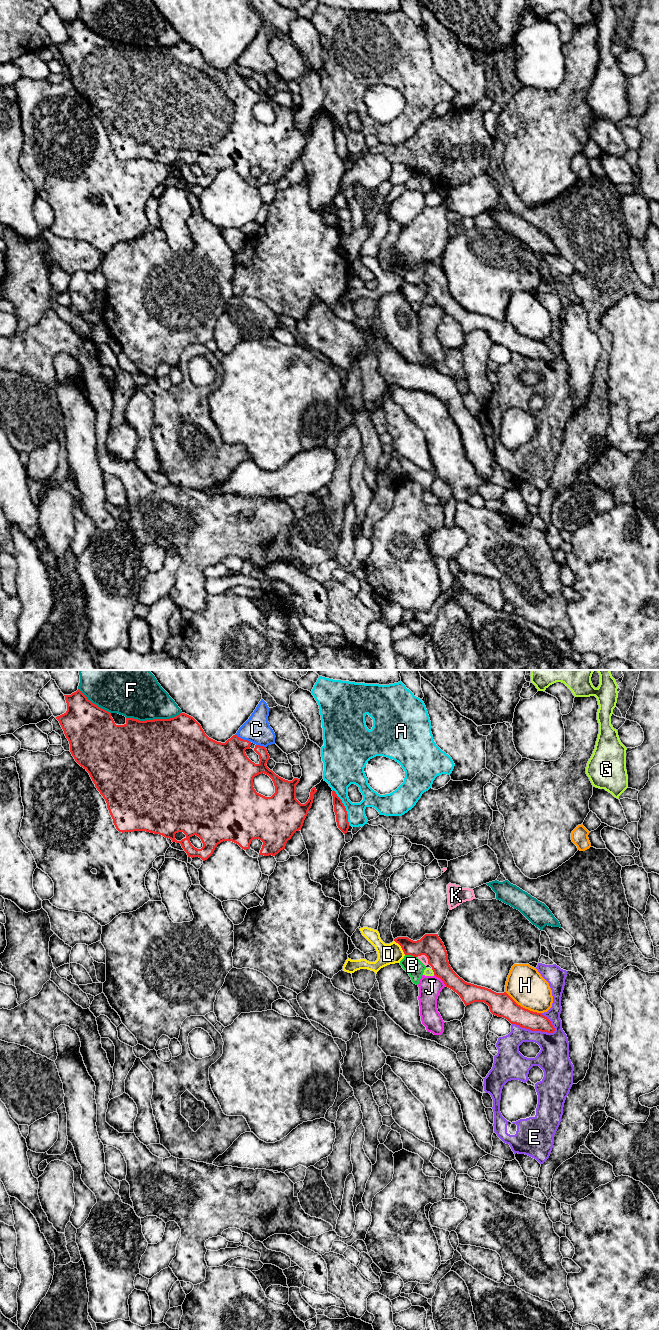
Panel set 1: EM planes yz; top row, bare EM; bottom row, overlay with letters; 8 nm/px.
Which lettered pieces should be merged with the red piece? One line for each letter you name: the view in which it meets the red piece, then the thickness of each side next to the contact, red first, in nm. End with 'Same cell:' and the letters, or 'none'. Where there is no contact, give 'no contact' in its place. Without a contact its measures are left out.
Same cell: none

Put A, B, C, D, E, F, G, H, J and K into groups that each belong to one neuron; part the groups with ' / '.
A / B K / C / D / E / F / G / H / J

